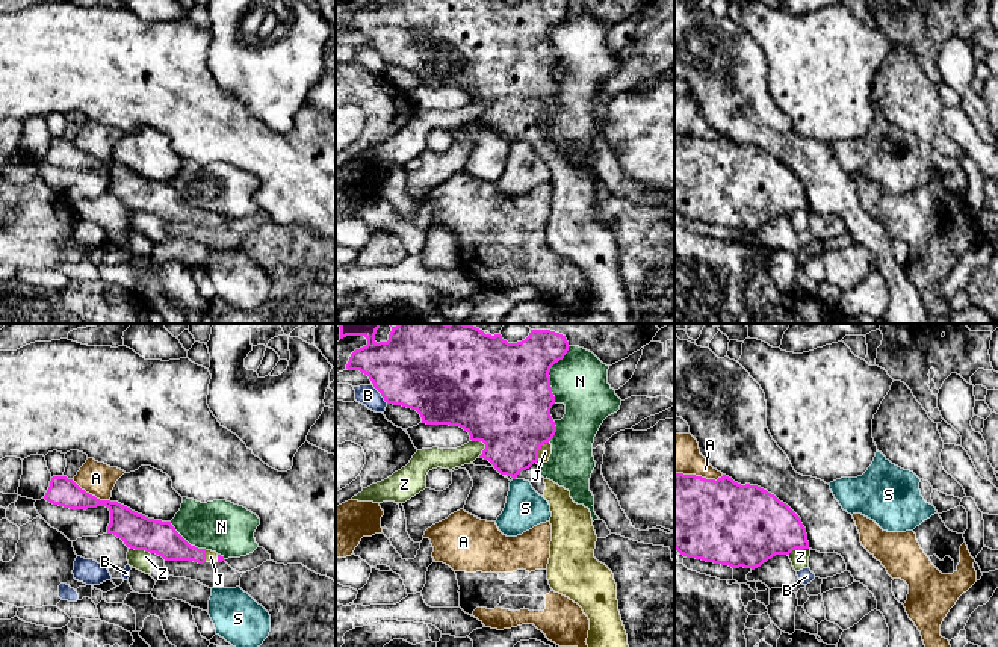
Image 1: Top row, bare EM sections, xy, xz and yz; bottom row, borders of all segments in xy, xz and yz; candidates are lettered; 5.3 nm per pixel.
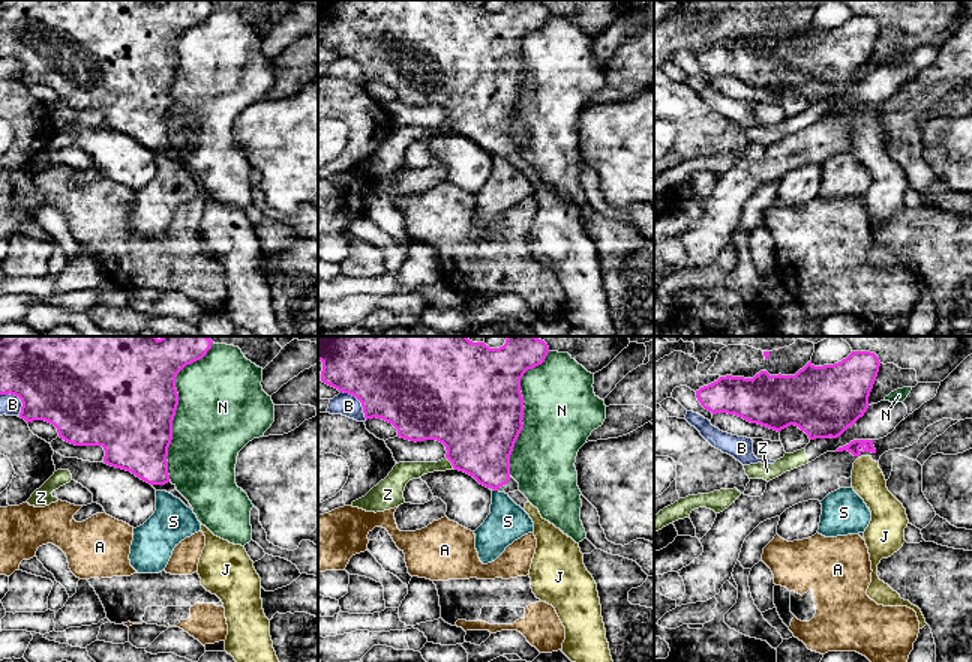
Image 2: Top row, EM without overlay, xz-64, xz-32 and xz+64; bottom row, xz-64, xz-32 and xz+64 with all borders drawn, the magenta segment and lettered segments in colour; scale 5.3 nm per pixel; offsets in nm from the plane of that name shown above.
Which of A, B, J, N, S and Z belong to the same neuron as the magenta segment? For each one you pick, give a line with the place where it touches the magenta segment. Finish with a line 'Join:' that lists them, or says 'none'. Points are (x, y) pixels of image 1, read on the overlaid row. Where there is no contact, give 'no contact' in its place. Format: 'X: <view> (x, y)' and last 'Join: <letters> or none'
J: xz (540, 448)
Join: J

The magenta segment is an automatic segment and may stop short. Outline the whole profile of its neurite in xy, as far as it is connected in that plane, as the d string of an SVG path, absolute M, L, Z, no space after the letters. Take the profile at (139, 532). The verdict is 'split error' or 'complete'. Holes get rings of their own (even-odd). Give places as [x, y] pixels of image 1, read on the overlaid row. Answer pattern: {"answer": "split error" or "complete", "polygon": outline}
{"answer": "split error", "polygon": "M53 476L44 499L70 509L106 506L110 511L107 534L116 535L130 549L156 553L165 561L194 561L198 564L225 561L216 552L191 546L171 522L148 519L118 502L100 500L67 476Z"}

